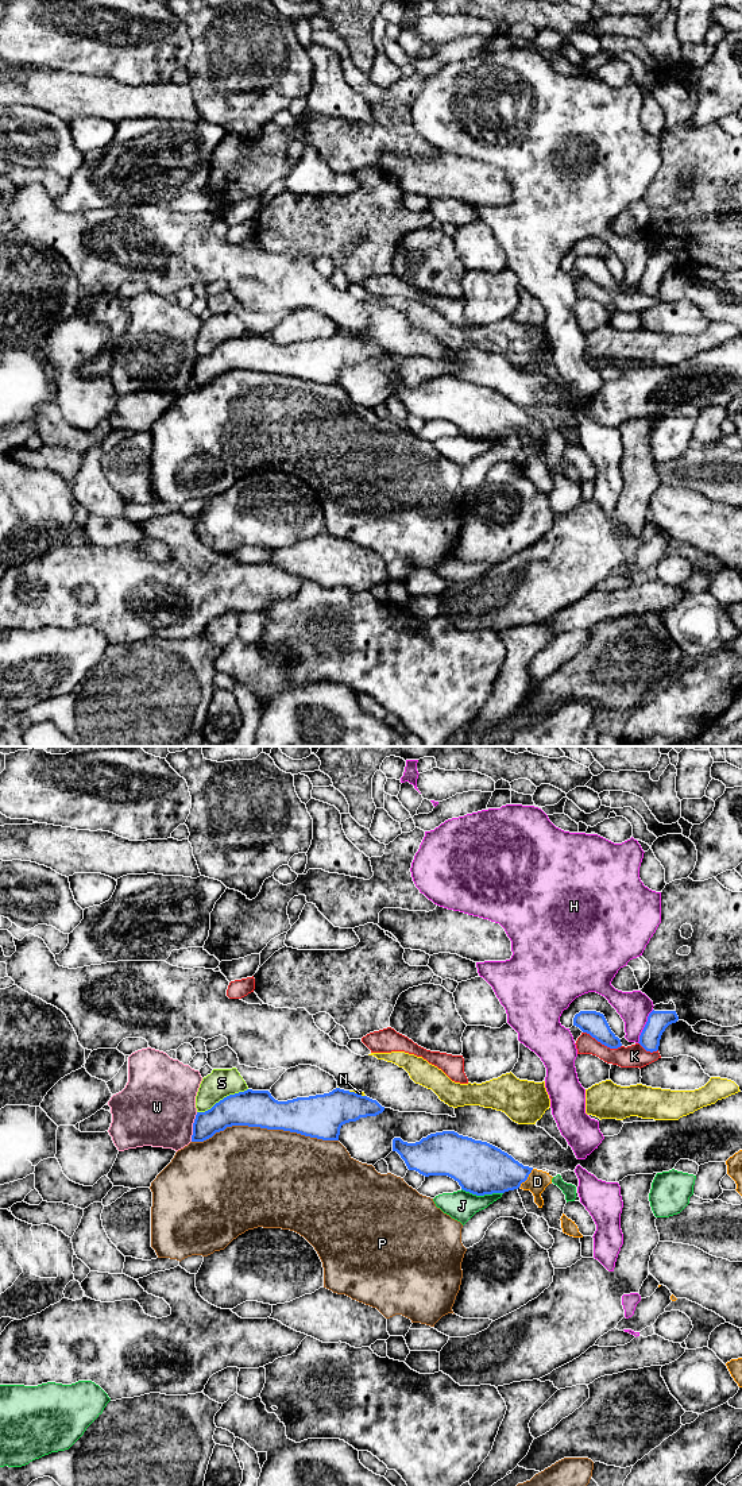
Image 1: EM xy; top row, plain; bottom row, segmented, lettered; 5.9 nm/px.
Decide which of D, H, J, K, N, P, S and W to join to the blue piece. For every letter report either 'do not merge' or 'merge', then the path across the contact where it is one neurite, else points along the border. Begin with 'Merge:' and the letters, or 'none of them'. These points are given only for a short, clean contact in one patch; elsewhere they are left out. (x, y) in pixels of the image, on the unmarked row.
Merge: D
D: merge | across xy (486, 413), (526, 423), (537, 425)
H: do not merge
J: do not merge
K: do not merge
N: do not merge | along xy (348, 335), (364, 340)
P: do not merge
S: do not merge
W: do not merge

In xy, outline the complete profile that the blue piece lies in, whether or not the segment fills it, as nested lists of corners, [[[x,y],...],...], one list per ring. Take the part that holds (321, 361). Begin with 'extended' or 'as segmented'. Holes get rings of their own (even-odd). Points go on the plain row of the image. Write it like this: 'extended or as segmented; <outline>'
as segmented; [[[340,332],[329,337],[297,341],[287,346],[275,344],[268,335],[247,333],[229,339],[205,356],[197,356],[193,367],[192,386],[204,386],[216,377],[232,370],[283,374],[322,385],[339,385],[343,368],[360,362],[376,360],[384,355],[376,344]]]

